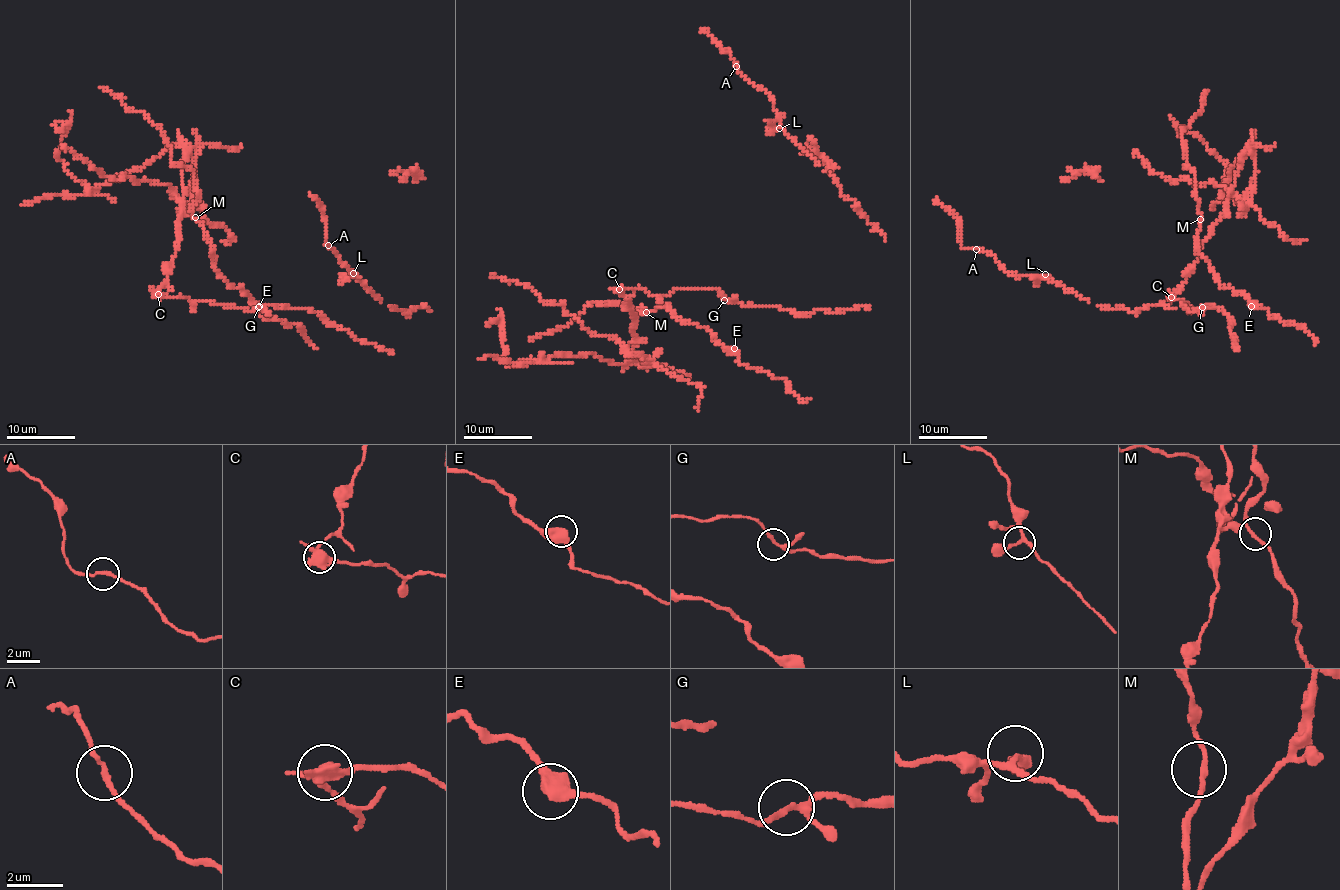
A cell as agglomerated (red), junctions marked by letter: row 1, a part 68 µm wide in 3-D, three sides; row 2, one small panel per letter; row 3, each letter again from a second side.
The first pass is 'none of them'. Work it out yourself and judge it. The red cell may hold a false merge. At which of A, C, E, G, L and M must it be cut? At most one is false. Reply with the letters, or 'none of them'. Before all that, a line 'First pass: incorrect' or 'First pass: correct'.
First pass: incorrect
C

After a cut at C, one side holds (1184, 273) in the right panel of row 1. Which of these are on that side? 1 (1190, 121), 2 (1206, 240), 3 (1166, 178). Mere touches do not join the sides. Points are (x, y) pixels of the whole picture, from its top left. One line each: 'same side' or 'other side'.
1: other side
2: same side
3: same side

